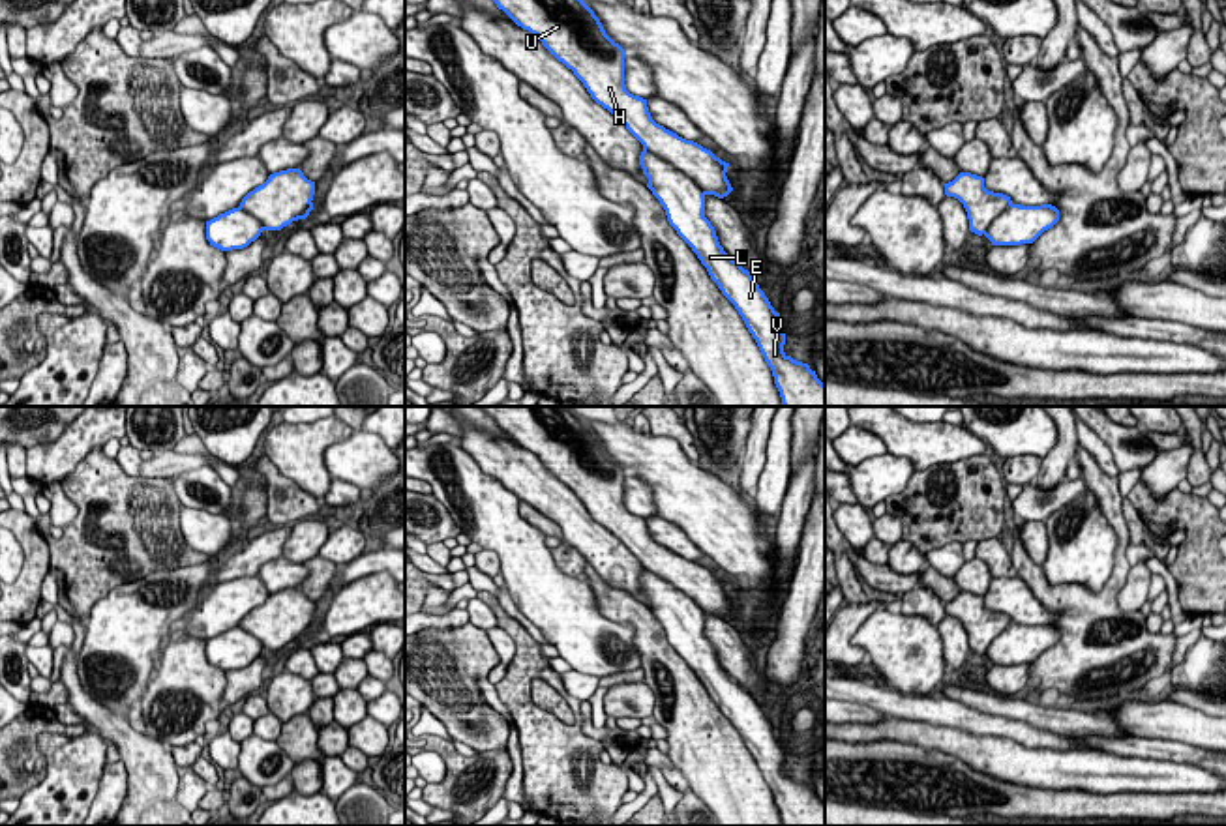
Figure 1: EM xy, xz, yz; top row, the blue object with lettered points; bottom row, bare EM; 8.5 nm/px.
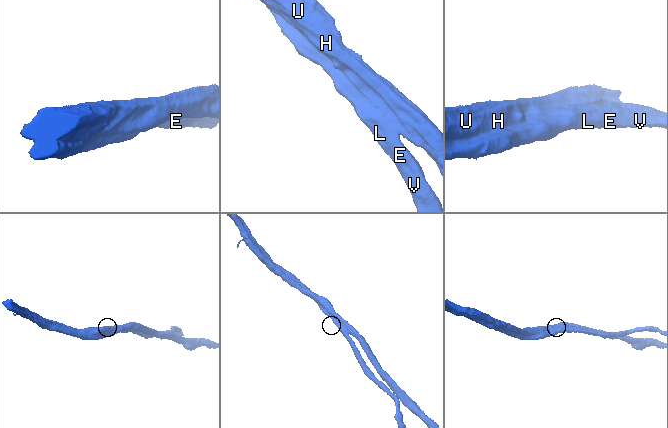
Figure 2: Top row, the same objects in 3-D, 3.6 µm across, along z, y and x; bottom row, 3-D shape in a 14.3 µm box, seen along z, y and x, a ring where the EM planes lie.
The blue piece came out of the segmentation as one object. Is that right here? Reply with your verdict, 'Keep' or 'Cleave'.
Cleave

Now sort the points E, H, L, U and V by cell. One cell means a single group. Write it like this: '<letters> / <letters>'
E L V / H U

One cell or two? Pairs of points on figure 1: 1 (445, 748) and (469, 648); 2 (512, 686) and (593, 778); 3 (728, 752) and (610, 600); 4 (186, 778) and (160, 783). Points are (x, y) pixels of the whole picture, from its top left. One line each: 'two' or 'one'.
1: two
2: one
3: one
4: two

